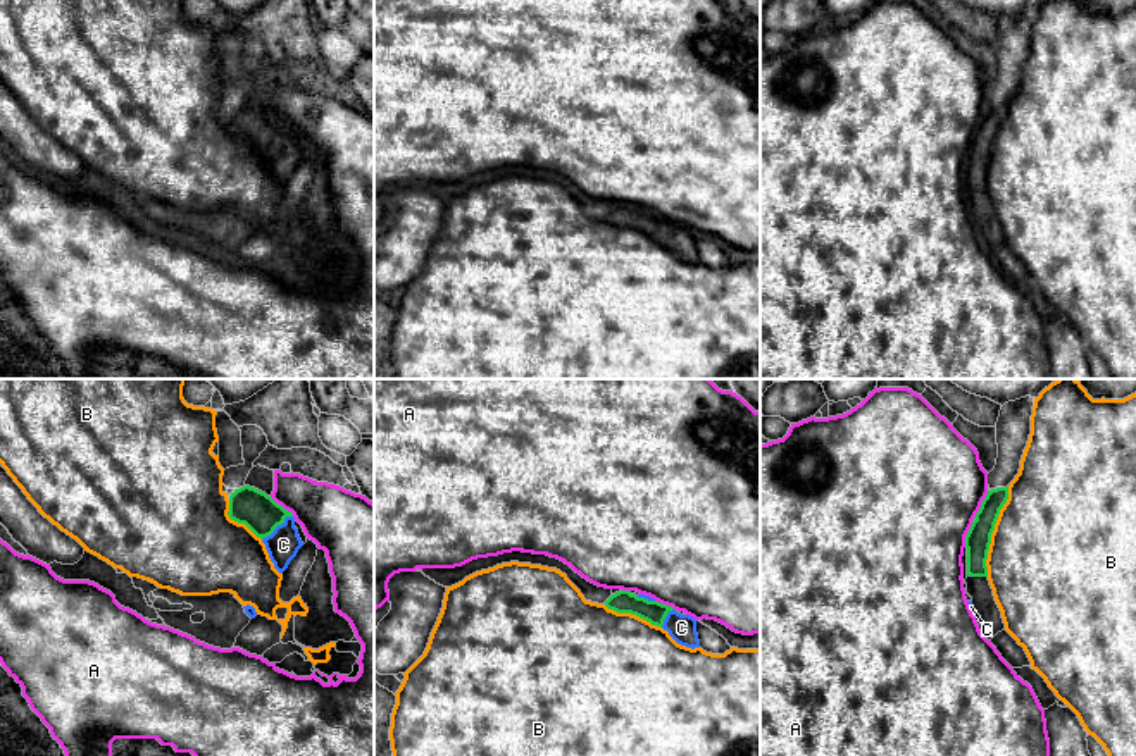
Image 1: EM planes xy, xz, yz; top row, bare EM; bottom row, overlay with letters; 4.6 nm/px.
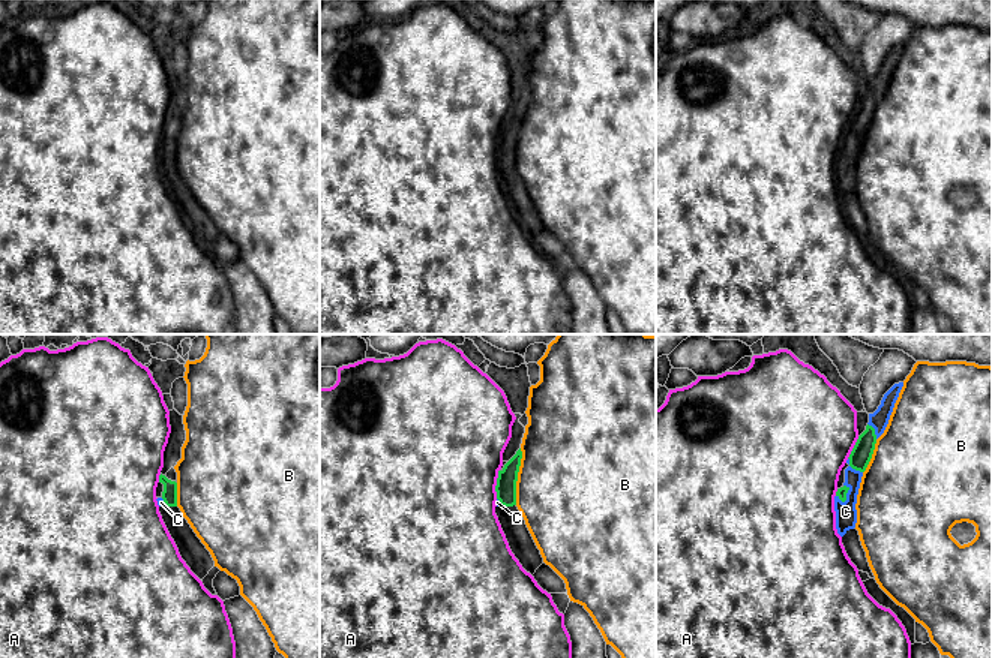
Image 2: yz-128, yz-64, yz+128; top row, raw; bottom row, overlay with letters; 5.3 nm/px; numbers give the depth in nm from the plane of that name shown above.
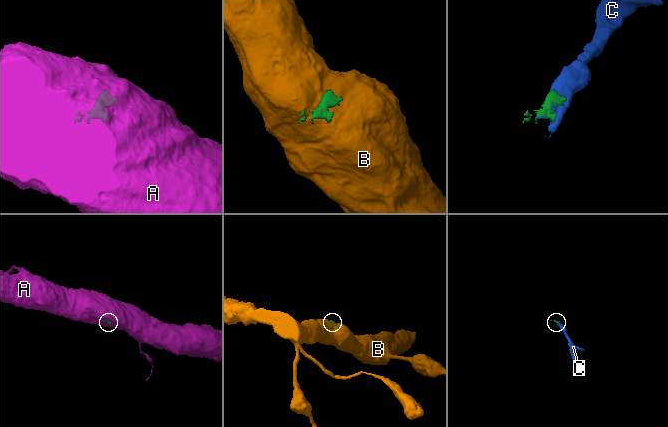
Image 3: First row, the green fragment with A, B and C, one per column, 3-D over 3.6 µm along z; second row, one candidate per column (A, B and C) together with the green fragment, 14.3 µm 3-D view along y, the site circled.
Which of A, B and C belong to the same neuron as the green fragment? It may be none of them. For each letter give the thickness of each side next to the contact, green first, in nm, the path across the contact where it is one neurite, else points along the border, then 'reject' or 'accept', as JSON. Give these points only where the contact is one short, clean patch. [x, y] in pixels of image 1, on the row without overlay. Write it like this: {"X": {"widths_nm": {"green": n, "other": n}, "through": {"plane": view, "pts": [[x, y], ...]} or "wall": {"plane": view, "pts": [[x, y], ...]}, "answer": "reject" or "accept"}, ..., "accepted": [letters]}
{"A": {"widths_nm": {"green": 120, "other": 480}, "answer": "reject"}, "B": {"widths_nm": {"green": 120, "other": 500}, "answer": "reject"}, "C": {"widths_nm": {"green": 180, "other": 150}, "answer": "accept"}, "accepted": ["C"]}

